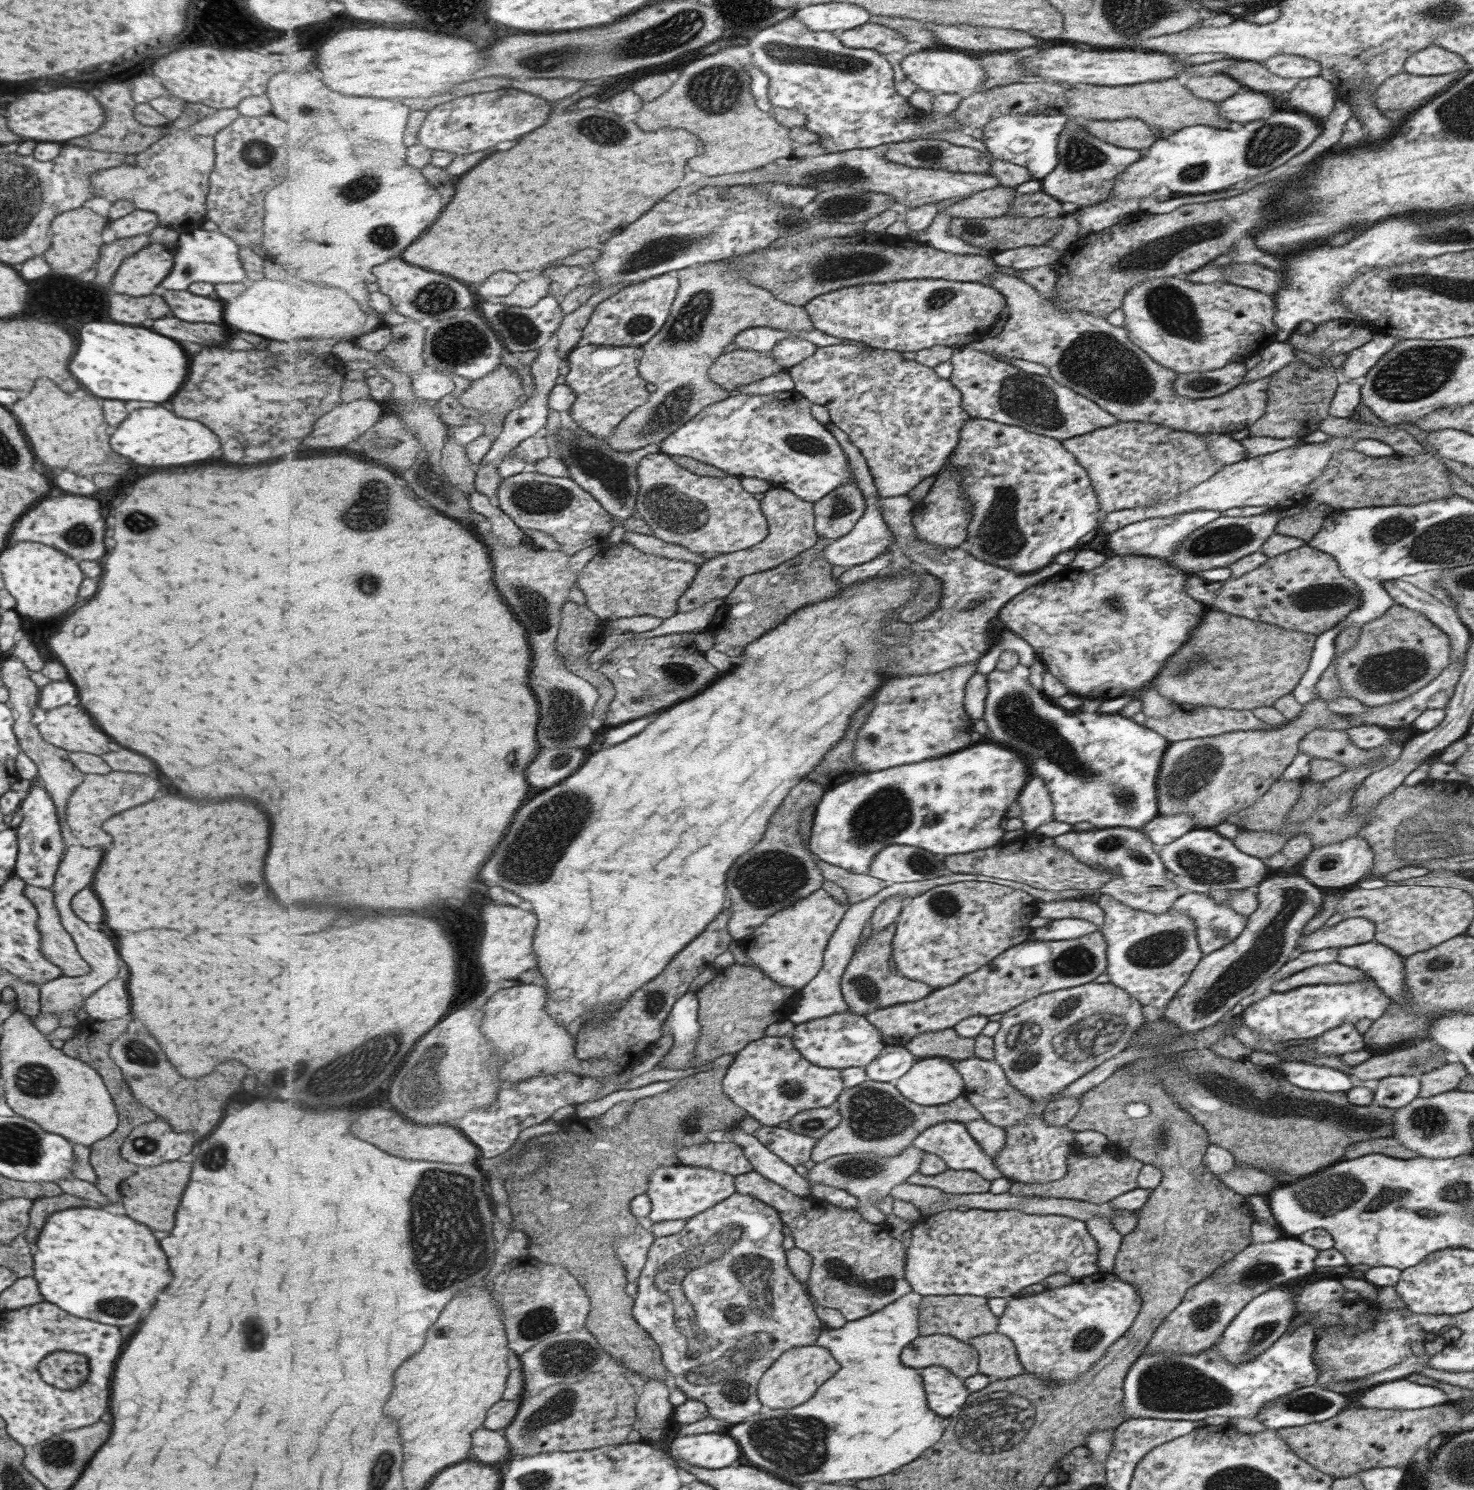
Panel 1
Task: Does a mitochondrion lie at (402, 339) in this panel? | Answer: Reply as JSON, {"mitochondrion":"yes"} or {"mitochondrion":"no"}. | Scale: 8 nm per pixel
{"mitochondrion":"yes"}

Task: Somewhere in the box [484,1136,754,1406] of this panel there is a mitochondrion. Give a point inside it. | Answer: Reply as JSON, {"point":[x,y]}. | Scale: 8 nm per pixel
{"point":[567,1359]}

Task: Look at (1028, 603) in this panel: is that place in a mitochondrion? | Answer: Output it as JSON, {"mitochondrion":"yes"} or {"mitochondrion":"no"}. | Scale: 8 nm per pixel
{"mitochondrion":"no"}

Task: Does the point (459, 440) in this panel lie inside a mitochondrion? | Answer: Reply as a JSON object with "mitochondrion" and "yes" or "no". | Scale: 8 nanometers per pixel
{"mitochondrion":"no"}

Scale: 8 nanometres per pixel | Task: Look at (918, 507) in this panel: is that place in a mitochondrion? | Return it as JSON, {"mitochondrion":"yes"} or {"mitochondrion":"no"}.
{"mitochondrion":"no"}

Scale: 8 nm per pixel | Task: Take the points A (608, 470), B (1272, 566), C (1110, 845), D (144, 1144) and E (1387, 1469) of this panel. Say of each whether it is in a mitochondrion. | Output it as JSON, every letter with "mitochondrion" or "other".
{"A":"mitochondrion","B":"other","C":"mitochondrion","D":"mitochondrion","E":"other"}

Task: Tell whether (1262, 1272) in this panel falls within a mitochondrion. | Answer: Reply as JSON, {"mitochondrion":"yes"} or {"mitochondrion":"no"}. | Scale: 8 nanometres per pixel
{"mitochondrion":"yes"}

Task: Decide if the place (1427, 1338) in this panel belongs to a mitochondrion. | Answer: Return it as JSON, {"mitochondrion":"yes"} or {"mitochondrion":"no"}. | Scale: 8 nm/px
{"mitochondrion":"no"}

